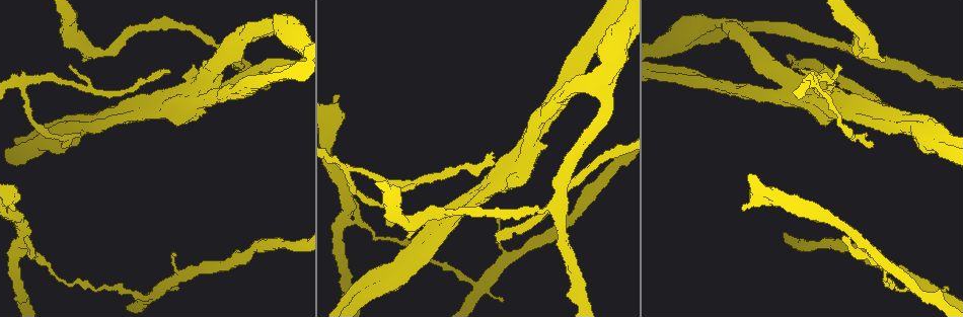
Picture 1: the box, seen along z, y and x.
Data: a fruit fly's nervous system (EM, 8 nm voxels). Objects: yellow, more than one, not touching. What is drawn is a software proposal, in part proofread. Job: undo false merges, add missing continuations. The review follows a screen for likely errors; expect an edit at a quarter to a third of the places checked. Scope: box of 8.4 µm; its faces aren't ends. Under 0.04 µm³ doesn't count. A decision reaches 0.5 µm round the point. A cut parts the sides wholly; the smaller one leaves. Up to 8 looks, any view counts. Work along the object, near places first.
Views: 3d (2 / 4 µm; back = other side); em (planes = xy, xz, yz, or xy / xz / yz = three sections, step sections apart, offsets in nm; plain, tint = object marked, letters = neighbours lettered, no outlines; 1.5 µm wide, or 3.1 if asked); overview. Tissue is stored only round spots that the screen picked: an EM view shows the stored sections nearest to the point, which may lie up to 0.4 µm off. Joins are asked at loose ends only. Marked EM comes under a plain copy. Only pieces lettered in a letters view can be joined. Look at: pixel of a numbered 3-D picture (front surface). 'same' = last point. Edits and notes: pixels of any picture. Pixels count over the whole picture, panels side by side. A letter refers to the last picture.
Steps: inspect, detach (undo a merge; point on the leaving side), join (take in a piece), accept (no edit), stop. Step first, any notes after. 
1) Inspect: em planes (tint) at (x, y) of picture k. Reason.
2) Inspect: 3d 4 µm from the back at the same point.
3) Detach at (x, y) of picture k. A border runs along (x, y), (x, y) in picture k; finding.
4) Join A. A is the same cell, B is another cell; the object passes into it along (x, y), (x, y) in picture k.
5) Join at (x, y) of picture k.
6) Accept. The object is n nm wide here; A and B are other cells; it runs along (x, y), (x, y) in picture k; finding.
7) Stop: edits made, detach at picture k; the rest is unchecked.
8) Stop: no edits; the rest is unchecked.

Inspect: 3d 2 µm at (477, 288) of picture 1. Two arms in line, one across.

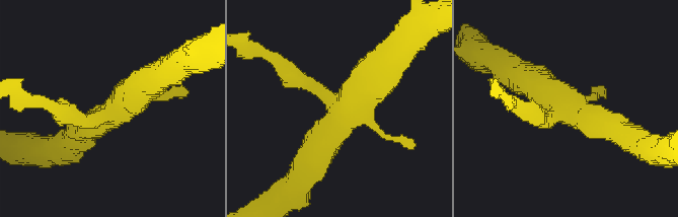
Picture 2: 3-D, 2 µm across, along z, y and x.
Inspect: em planes (tint) at (339, 106) of picture 2.

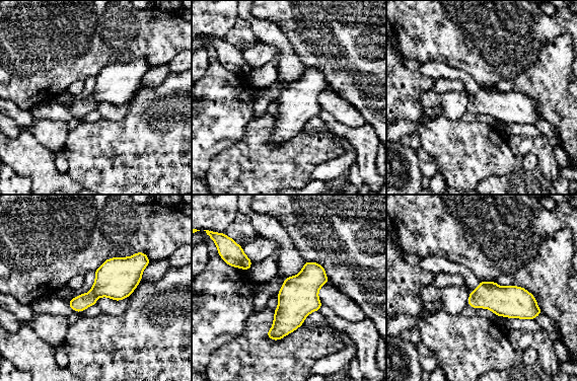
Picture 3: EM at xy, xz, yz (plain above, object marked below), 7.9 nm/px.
Inspect: em planes (letters) at the same point.

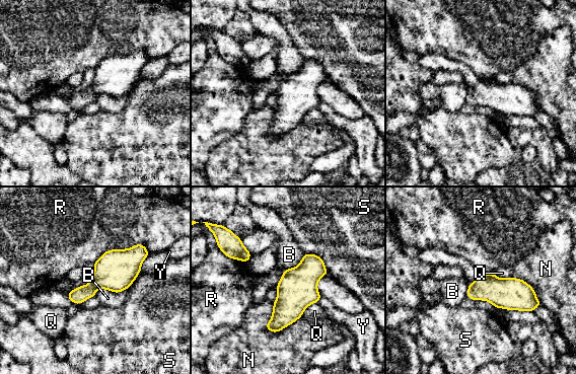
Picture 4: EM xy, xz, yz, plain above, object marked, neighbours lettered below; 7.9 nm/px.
Accept. The object is 220 nm wide here; B, N, Q, R, S and Y are other cells; all the same neuron.

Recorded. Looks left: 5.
Inspect: 3d 4 µm at (387, 224) of picture 1. End of a long branch.

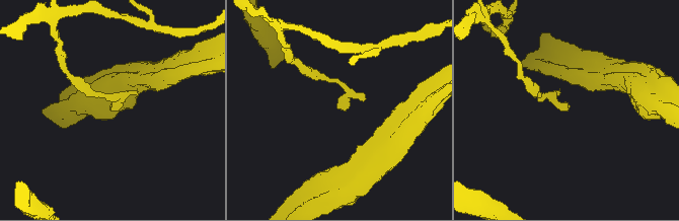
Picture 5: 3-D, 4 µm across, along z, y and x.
Inspect: em planes (letters) at (568, 108) of picture 5.

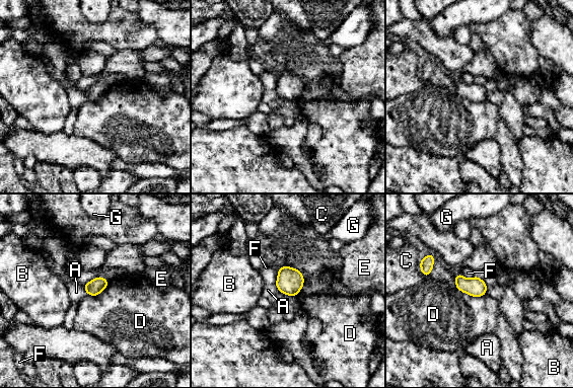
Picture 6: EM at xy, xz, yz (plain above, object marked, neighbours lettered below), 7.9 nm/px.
Accept. The object is 120 nm wide here; A, B, C, D, E, F and G are other cells; a border runs along (110, 283), (98, 294), (87, 295) in picture 6; none of them fits.

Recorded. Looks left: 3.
Inspect: 3d 4 µm at (497, 241) of picture 1. Long arm stops here.

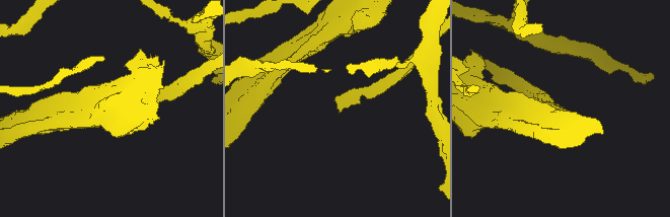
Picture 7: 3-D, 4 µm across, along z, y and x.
Inspect: em planes (letters) at (564, 110) of picture 7.

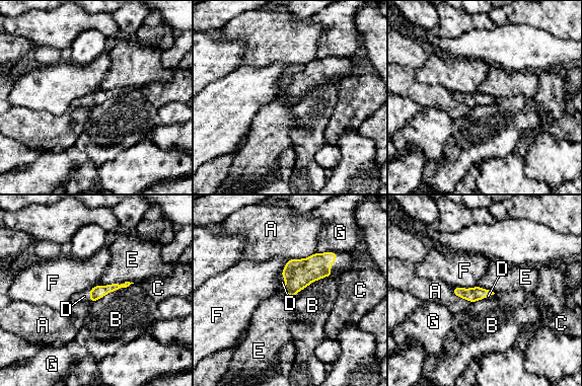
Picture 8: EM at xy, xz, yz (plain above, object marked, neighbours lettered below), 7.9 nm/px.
Join D. D is the same cell, A, B, C, E, F and G are other cells; the neuron continues.

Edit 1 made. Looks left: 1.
Stop: edits made, join at picture 8; the rest is unchecked.

